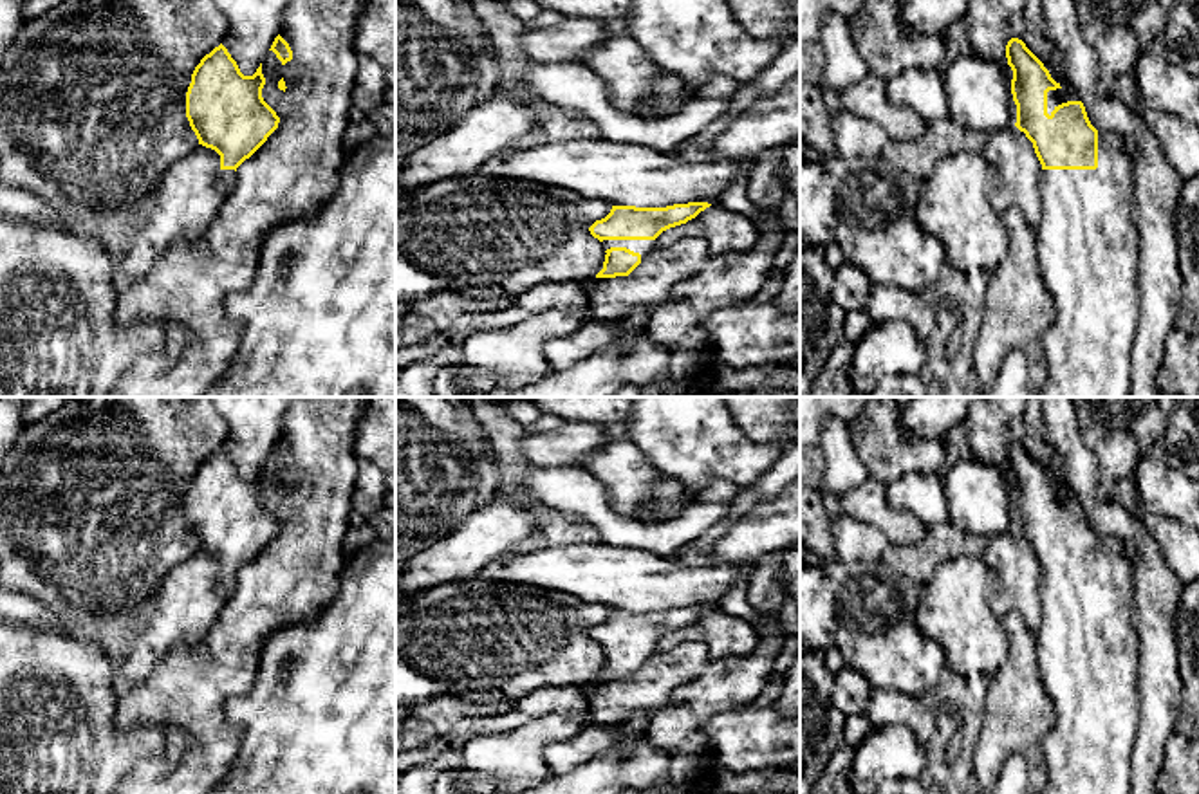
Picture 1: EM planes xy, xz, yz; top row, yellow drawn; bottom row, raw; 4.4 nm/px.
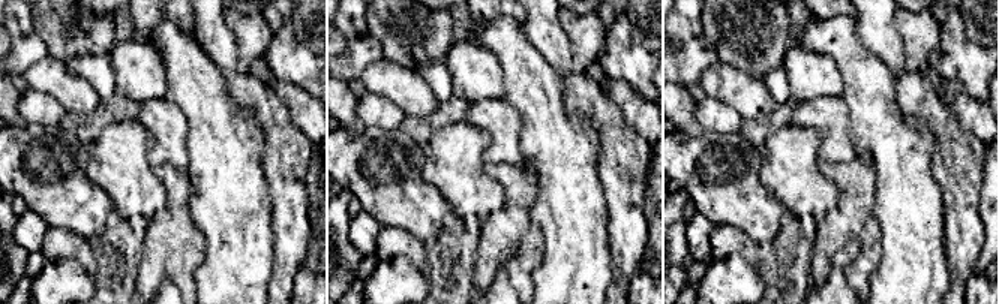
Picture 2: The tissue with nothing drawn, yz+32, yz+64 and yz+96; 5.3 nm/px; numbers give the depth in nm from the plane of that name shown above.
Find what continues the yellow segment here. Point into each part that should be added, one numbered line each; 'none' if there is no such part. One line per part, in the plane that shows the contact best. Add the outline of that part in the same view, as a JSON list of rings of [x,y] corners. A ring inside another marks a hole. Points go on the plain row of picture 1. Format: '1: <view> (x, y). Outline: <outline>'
1: yz (1087, 646). Outline: [[[1098,536],[1096,574],[1042,574],[1038,664],[1055,706],[1055,725],[1042,738],[1044,794],[1132,794],[1132,752],[1139,733],[1139,646],[1134,626],[1134,563],[1120,540]]]

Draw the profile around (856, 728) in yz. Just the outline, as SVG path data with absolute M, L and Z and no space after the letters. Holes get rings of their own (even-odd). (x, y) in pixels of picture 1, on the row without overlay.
M863 715L847 716L845 718L845 745L856 749L872 729L874 725Z

